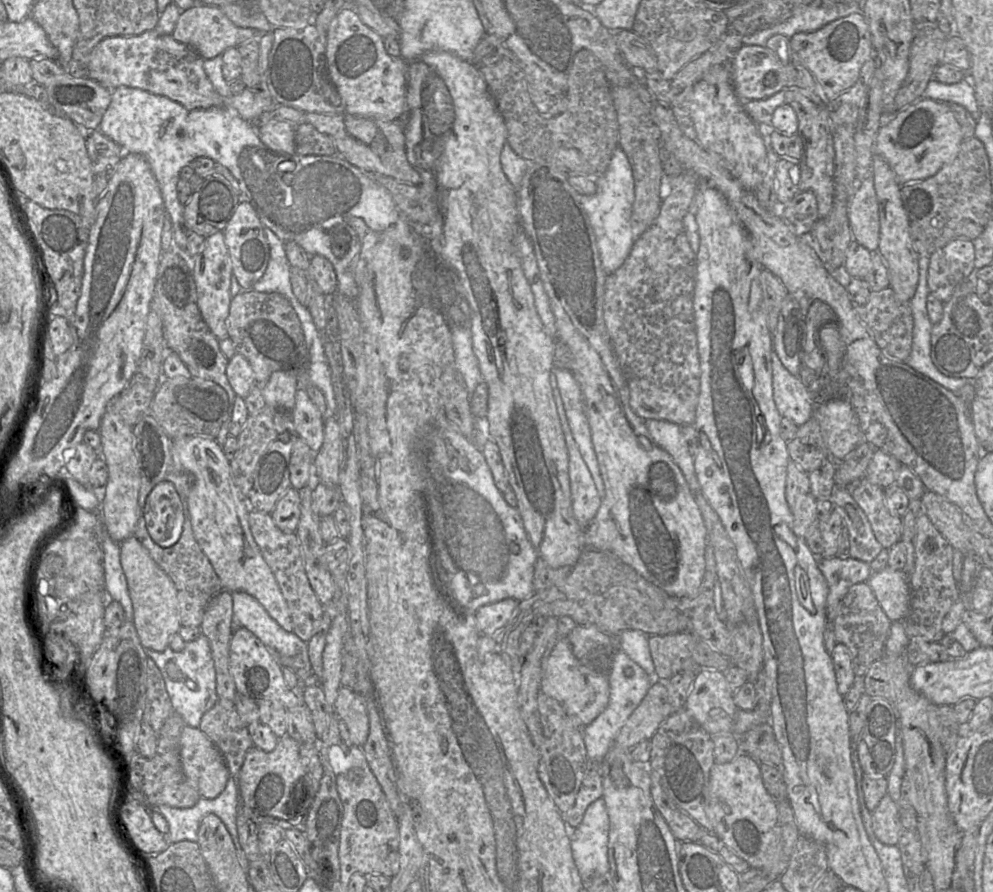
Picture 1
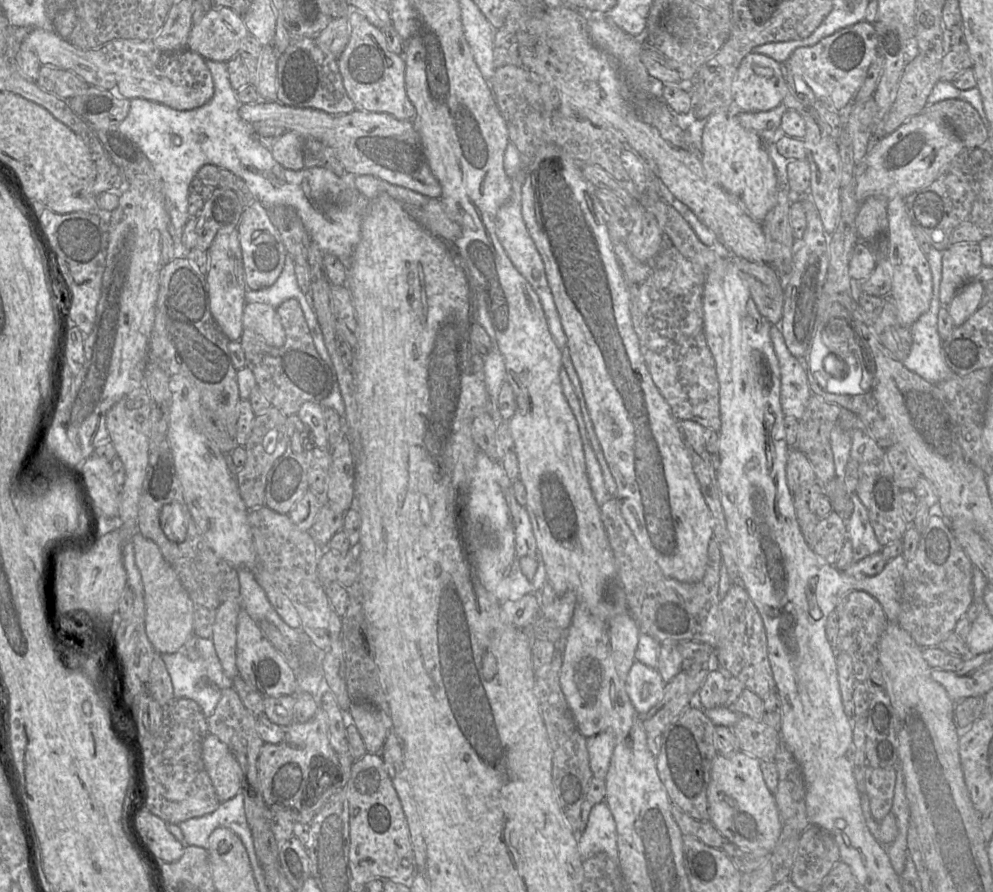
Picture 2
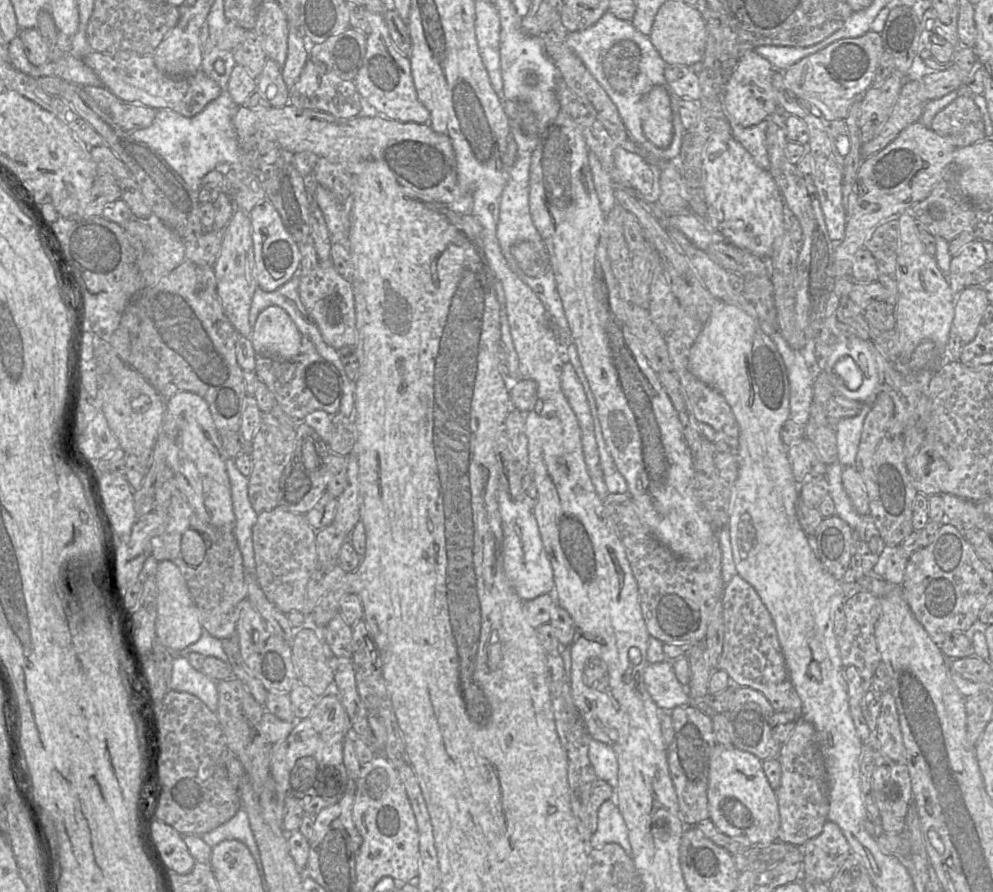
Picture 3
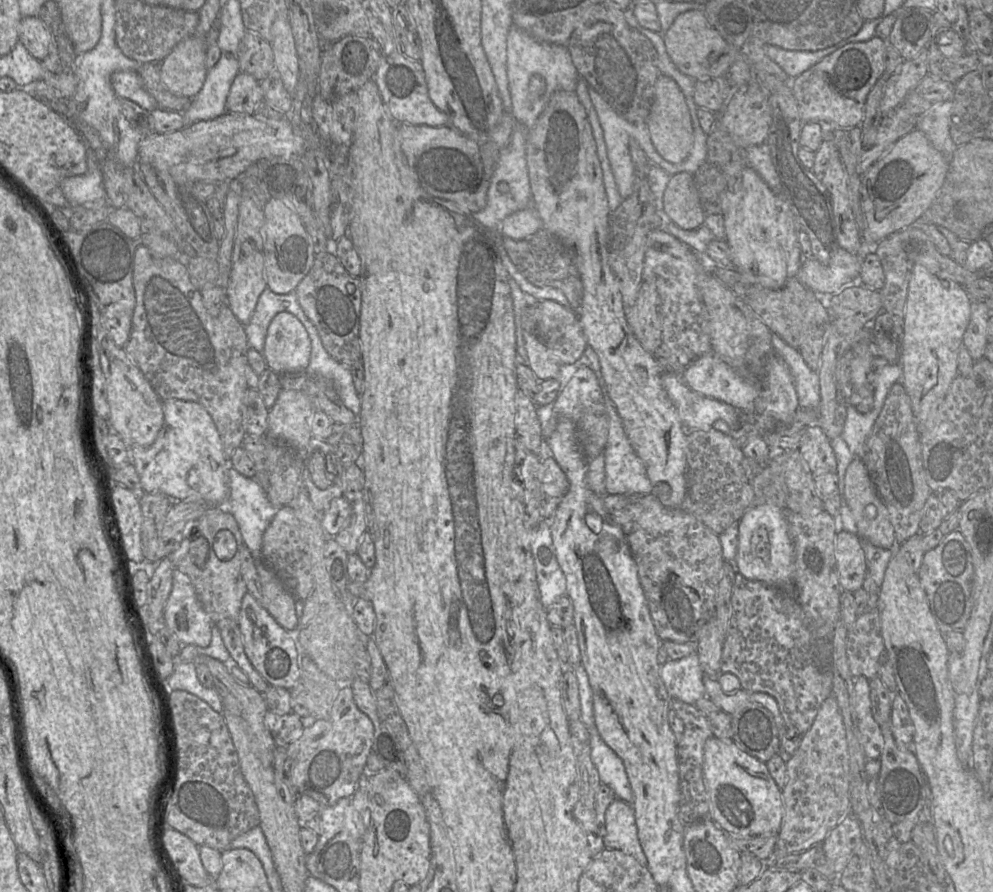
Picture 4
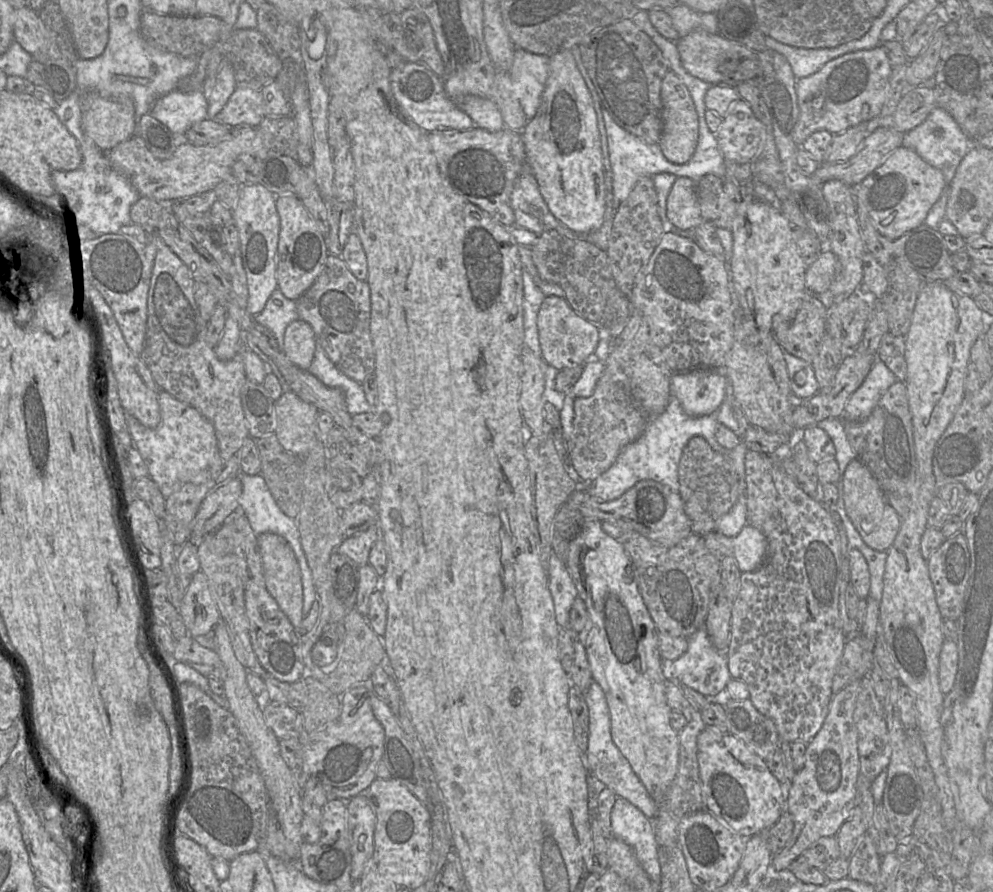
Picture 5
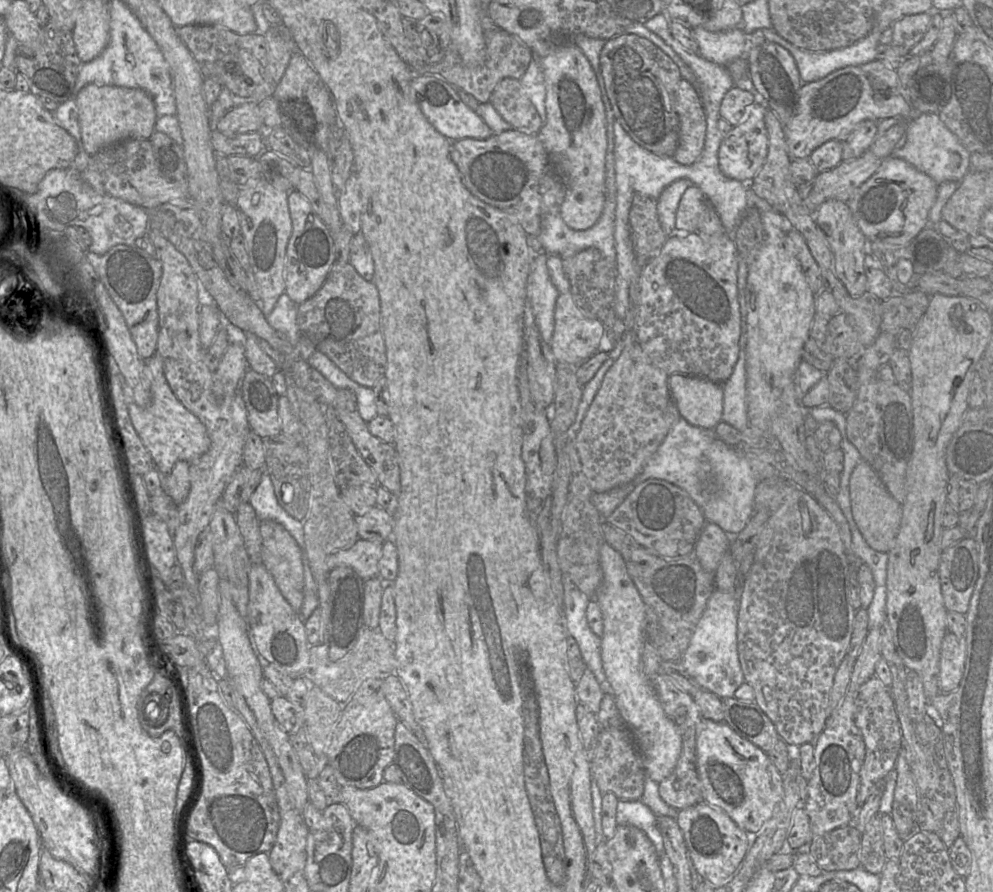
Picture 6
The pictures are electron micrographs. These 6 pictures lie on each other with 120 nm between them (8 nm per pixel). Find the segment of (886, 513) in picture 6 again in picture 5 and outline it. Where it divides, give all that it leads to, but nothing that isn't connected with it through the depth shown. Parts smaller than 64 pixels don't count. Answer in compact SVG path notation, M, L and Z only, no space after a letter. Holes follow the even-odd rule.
M859 458L850 461L846 467L843 498L846 513L865 544L877 551L888 551L899 532L902 519L888 503L869 468Z

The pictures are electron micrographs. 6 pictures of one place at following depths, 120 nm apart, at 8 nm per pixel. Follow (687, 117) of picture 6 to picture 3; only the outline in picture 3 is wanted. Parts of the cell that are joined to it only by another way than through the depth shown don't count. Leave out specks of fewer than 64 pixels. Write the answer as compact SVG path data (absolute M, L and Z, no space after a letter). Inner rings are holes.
M655 86L647 96L647 118L644 132L657 148L668 148L674 137L671 99L666 87Z

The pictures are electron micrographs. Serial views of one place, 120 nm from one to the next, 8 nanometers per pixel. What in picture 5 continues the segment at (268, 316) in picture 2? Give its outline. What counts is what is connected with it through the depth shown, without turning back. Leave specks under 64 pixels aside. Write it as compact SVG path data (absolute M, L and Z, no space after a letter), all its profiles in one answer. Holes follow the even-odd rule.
M297 319L286 327L282 351L295 366L308 371L315 347L316 337L307 322Z

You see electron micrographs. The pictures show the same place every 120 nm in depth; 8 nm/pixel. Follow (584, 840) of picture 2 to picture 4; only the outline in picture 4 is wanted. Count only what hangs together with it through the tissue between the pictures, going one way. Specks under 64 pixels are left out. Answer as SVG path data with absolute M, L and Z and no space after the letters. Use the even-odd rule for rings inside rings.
M615 799L606 810L605 824L606 834L603 837L605 848L621 850L647 868L647 858L639 842L632 805Z

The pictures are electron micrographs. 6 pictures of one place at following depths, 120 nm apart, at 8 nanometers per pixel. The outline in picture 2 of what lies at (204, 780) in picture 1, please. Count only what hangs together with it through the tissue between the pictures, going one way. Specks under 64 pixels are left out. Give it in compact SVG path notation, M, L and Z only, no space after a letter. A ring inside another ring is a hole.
M207 734L202 743L202 760L220 803L233 798L240 791L242 771L227 745Z

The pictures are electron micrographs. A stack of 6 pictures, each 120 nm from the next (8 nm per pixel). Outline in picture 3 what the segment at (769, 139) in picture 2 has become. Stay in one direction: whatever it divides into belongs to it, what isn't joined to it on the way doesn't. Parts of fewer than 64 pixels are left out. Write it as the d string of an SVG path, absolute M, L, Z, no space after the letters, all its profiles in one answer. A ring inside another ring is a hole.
M767 120L751 127L743 127L734 122L730 124L733 137L752 155L758 166L769 170L770 161L766 148Z

